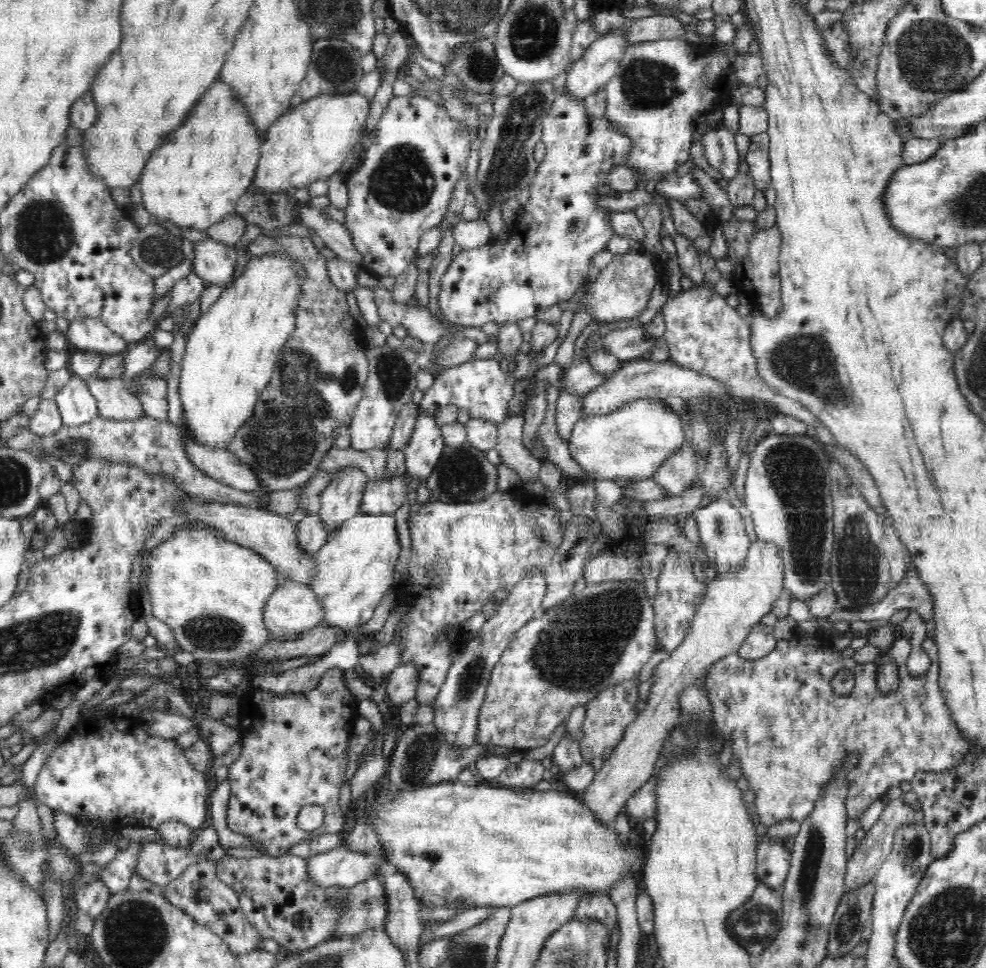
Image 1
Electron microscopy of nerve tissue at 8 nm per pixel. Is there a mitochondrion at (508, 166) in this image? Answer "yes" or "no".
yes

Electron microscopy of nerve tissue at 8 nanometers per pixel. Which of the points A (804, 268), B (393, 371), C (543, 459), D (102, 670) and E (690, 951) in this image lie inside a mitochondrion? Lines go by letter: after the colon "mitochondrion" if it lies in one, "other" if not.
A: other
B: mitochondrion
C: other
D: other
E: other

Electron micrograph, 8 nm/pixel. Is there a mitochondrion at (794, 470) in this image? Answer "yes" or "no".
yes

